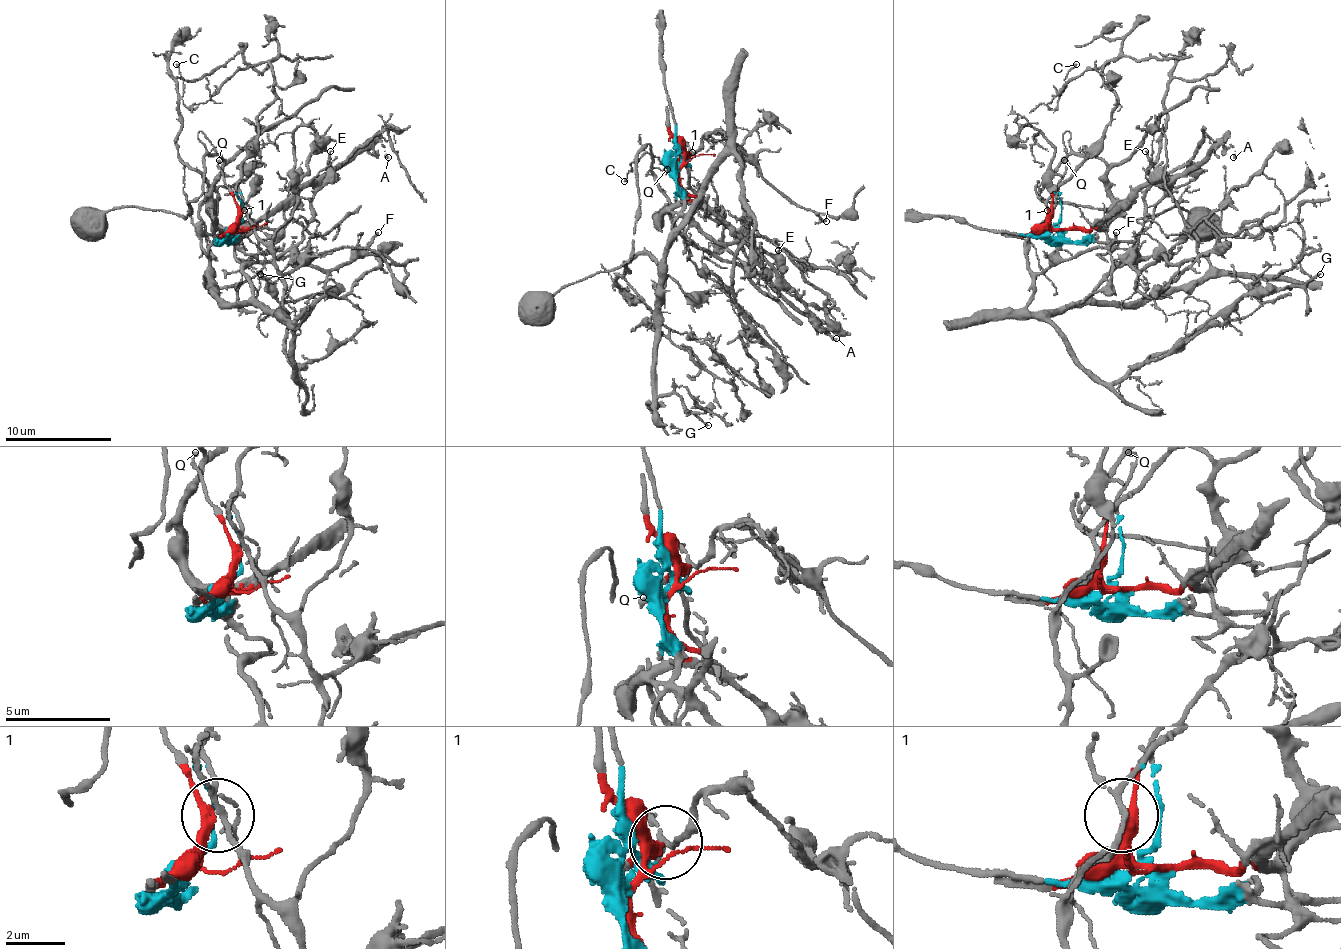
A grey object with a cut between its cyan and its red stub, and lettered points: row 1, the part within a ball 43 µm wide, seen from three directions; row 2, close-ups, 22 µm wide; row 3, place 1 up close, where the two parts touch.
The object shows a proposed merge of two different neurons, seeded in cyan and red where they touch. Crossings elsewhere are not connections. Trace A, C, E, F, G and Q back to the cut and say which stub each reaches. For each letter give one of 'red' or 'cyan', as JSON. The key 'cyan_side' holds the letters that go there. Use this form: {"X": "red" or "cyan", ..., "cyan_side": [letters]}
{"A": "red", "C": "cyan", "E": "red", "F": "cyan", "G": "cyan", "Q": "red", "cyan_side": ["C", "F", "G"]}

